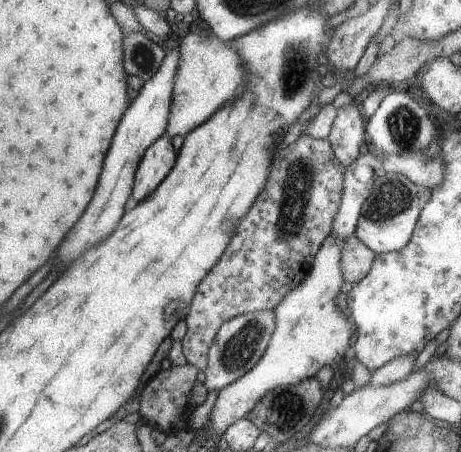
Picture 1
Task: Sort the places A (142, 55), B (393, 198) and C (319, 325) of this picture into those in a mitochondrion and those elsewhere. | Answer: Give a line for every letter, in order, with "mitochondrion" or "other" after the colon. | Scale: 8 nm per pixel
A: mitochondrion
B: mitochondrion
C: other

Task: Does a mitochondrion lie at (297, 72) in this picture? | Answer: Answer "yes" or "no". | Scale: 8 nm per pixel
yes

